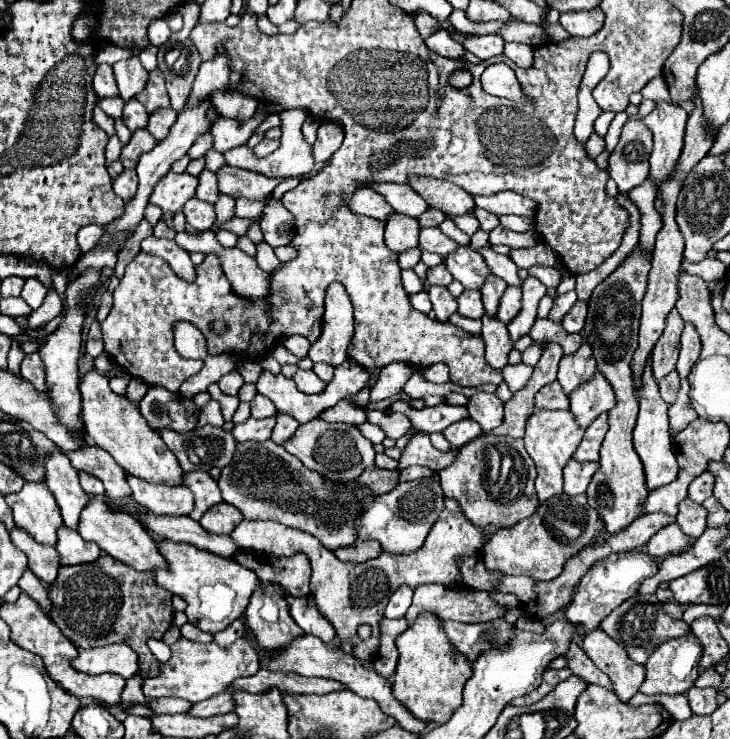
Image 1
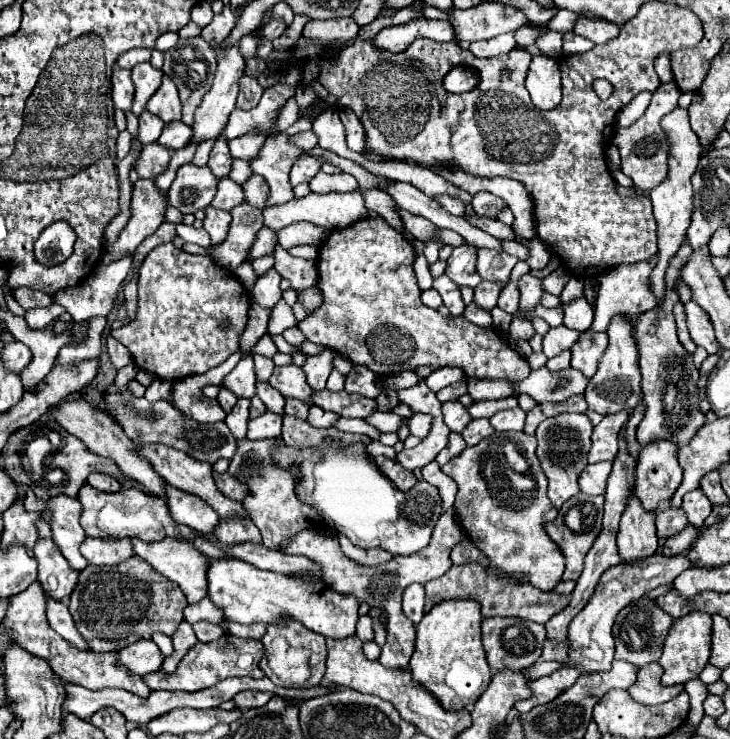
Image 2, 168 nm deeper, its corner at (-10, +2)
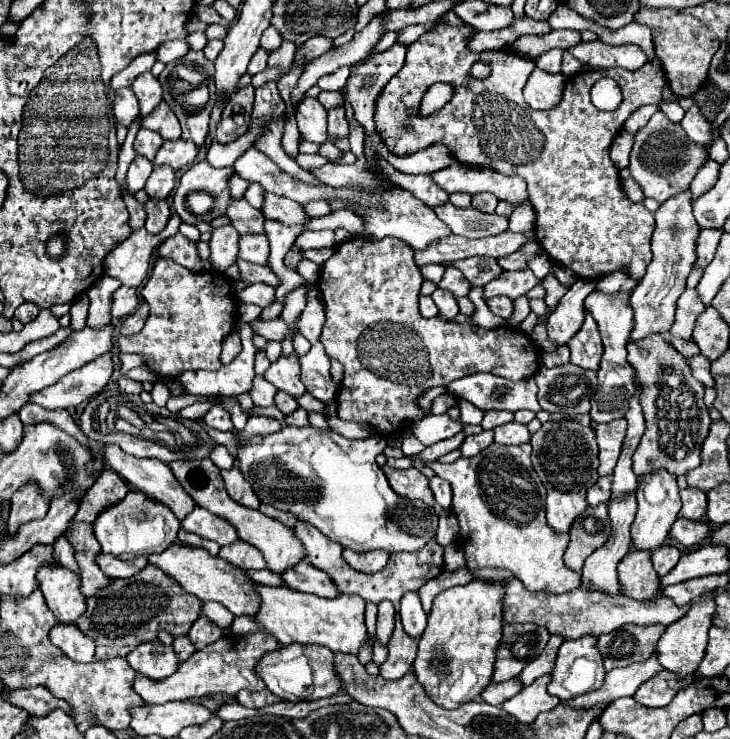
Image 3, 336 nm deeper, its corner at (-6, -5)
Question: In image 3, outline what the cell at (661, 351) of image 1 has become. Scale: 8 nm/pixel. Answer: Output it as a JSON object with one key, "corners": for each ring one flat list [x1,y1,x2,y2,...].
{"corners":[[685,290,683,296,677,300,675,322,669,330,671,336,679,336,683,340,691,340,691,332,695,326,695,318,705,310,705,304,699,300,697,290]]}

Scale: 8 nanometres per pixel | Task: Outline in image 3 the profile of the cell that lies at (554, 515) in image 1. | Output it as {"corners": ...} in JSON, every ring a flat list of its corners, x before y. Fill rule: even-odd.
{"corners":[[599,504,599,506,589,506,583,516,579,516,579,520,575,520,575,524,571,524,571,532,569,532,571,540,569,546,565,550,565,564,567,568,581,572,583,568,583,560,595,552,595,548,603,546,609,538,609,516,607,516,607,504],[583,518,595,518,599,524,599,530,595,534,587,534,581,526]]}

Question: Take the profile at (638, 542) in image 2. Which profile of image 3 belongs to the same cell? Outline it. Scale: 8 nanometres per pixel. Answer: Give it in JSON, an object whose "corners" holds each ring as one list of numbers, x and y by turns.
{"corners":[[631,548,619,562,621,592,635,600,651,600,659,594,659,576,651,562,651,552]]}

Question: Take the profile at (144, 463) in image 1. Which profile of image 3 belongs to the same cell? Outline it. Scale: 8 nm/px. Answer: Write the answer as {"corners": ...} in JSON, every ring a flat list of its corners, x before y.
{"corners":[[183,460,183,462,171,462,169,464,171,472,175,478,179,478,179,484,181,488,185,488,185,492,189,492,189,496,195,500,197,506,209,510,211,514,215,516,221,516,223,520,227,520,237,532,239,532,239,538,253,544,255,548,259,548,267,560,267,568,271,572,283,572,285,568,291,568,295,566,297,562,301,562,305,558,305,550,301,546,301,542,295,538,293,530,279,524,277,520,261,514,259,510,251,510,251,508,245,508,241,504,237,504,235,500,231,500,223,488,223,480,221,480,221,474,219,474,219,468,209,460,195,460,195,462,189,462,189,460]]}

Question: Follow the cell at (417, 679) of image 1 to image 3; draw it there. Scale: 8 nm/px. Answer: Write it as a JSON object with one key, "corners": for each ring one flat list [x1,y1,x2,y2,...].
{"corners":[[481,580,441,592,431,608,429,624,419,638,419,652,413,672,429,698,447,710,473,702,489,686,493,676,495,650,501,642,501,598,499,584]]}

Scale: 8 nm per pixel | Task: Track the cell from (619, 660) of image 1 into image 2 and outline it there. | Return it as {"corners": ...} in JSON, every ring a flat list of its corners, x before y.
{"corners":[[659,663,641,667,635,685,629,689,629,695,643,705,659,705,659,703,671,701,685,689,683,683,671,685,671,687,661,685,661,675,663,675,663,667]]}

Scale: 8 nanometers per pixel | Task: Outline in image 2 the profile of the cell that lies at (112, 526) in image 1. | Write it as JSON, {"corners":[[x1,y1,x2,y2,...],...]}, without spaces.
{"corners":[[165,537,163,541,159,541,155,545,147,545,143,541,133,541,133,547,135,547,135,553,141,559,145,559,155,571,159,571,167,579,175,581,187,595,189,603,195,603,195,601,201,601,203,597,207,597,207,567,211,563,211,559,207,555,203,555,199,549,195,549,191,541]]}

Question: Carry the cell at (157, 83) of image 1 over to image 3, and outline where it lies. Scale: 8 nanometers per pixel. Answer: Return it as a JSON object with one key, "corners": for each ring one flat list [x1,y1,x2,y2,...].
{"corners":[[163,100,163,104,159,104,159,108,155,108,155,112,151,112,143,118,143,128,155,130,163,138,169,138,169,140,181,136,179,120,173,116,173,110,169,108,169,104,165,100]]}

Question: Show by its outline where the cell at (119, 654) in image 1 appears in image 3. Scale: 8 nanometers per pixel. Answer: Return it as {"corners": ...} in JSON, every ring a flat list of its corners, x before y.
{"corners":[[157,640,139,644,133,652,127,654,127,662,137,674,143,674,151,680,163,680,179,668,179,660,171,646,163,646]]}

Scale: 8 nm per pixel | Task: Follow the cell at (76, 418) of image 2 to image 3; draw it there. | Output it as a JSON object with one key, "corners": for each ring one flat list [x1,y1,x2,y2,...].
{"corners":[[105,444,105,448,101,450,101,458,103,458,103,462,105,462,105,468,117,472,117,474,125,480,127,486,131,486,131,488,135,486,133,490,139,490,139,492,147,494,149,498,167,504,167,506,171,508,171,512,173,512,179,520,183,520,183,518,193,510,193,506,195,506,193,498,179,486,179,482,175,480,175,476,173,476,171,470,169,470,169,466,163,464,161,460,129,456,129,454,125,454,125,452,123,452,119,446,115,446,115,444]]}

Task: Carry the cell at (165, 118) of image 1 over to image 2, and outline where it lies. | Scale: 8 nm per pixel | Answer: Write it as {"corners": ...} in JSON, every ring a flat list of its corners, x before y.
{"corners":[[181,121,169,123,165,125,159,143,167,149,183,149,185,145,189,145,193,139,193,129,189,125,183,125]]}

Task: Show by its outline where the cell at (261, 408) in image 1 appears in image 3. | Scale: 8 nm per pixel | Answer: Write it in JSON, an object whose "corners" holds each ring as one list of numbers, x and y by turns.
{"corners":[[257,376,253,380,253,388,251,388,249,396,251,396,255,406,273,406,275,404,275,392,277,390,273,388,273,384,269,384,263,376]]}

